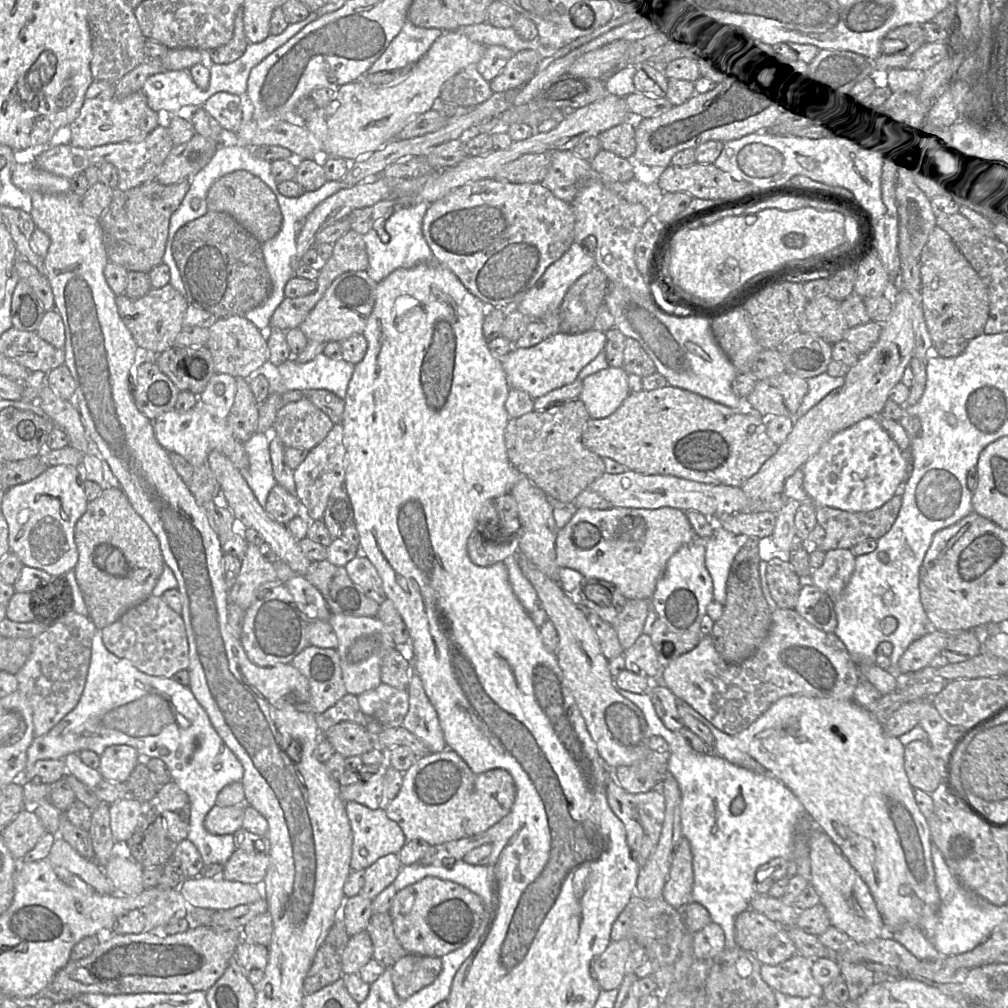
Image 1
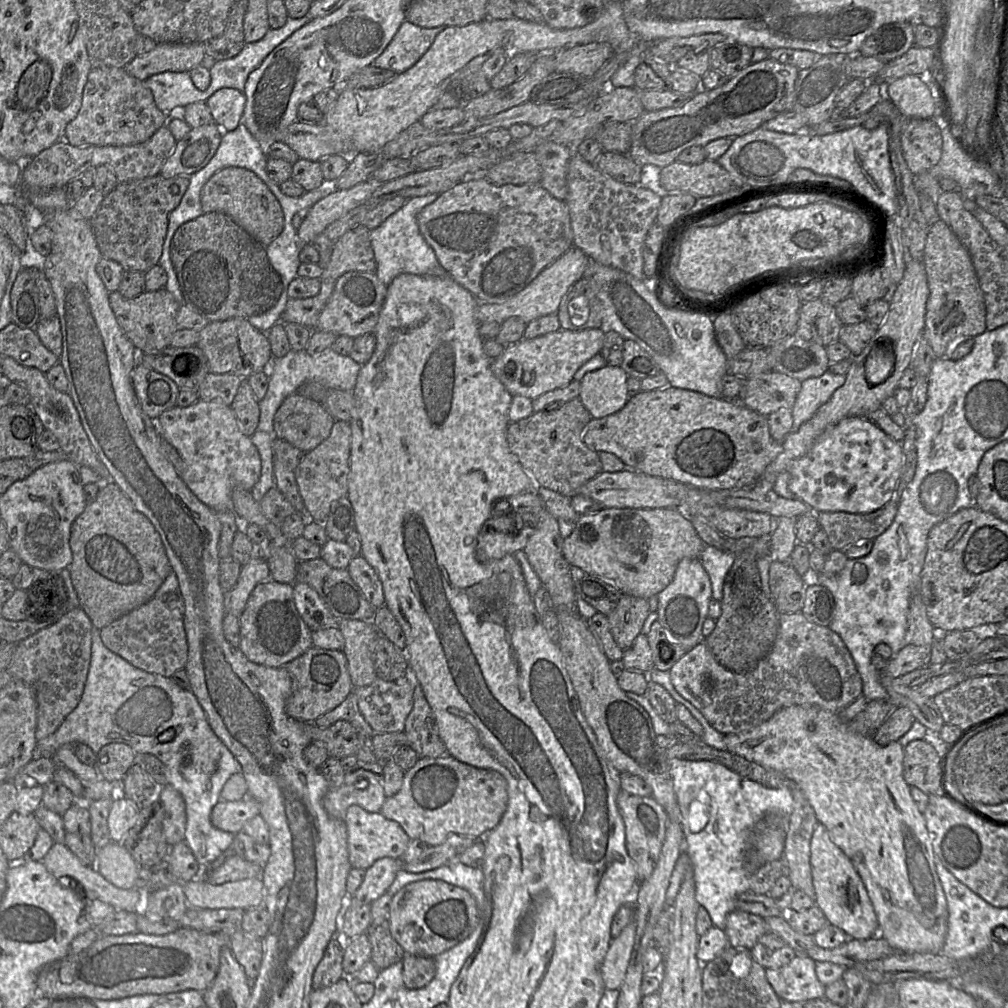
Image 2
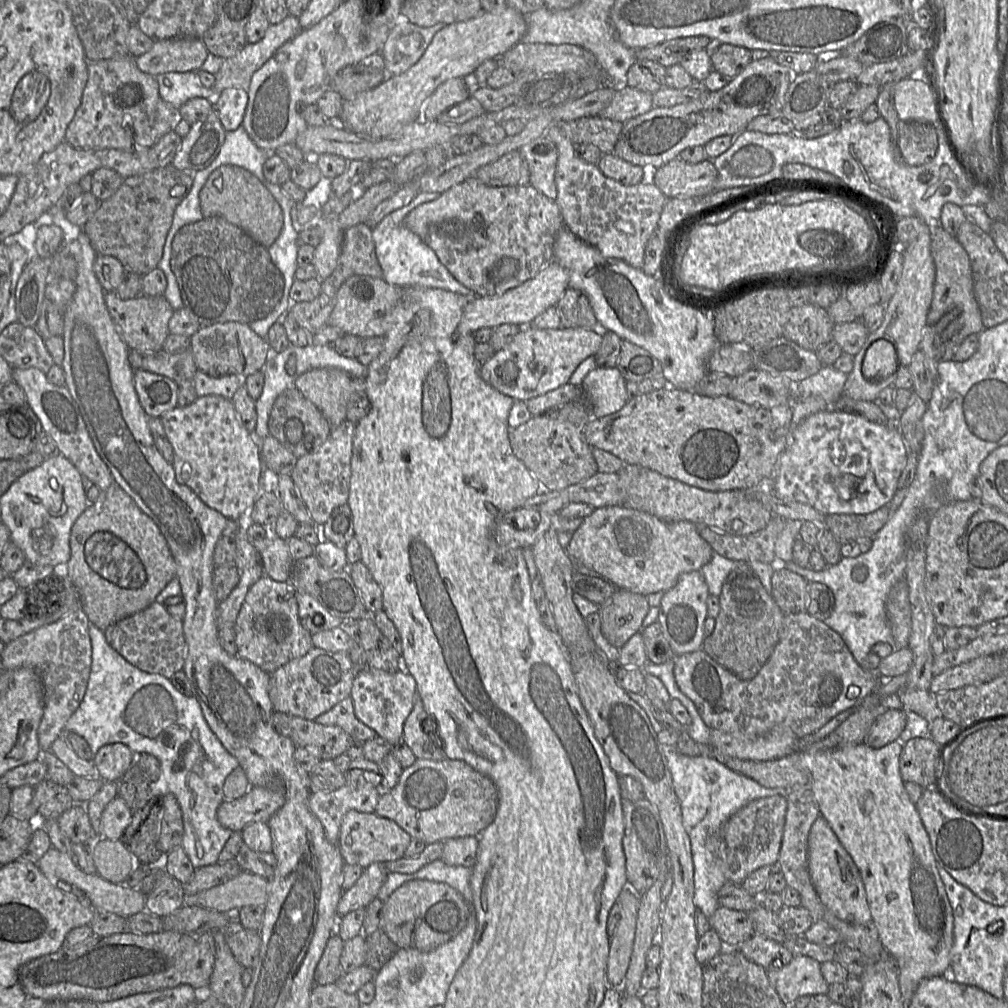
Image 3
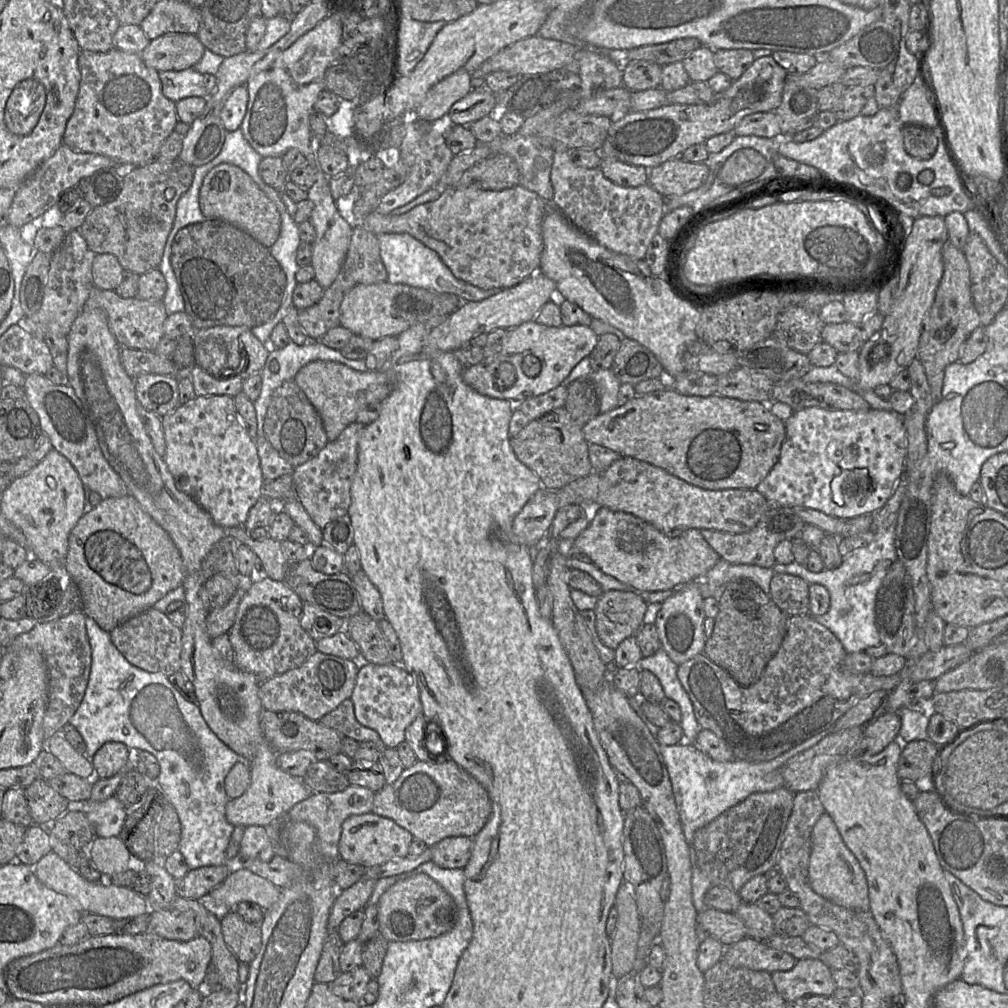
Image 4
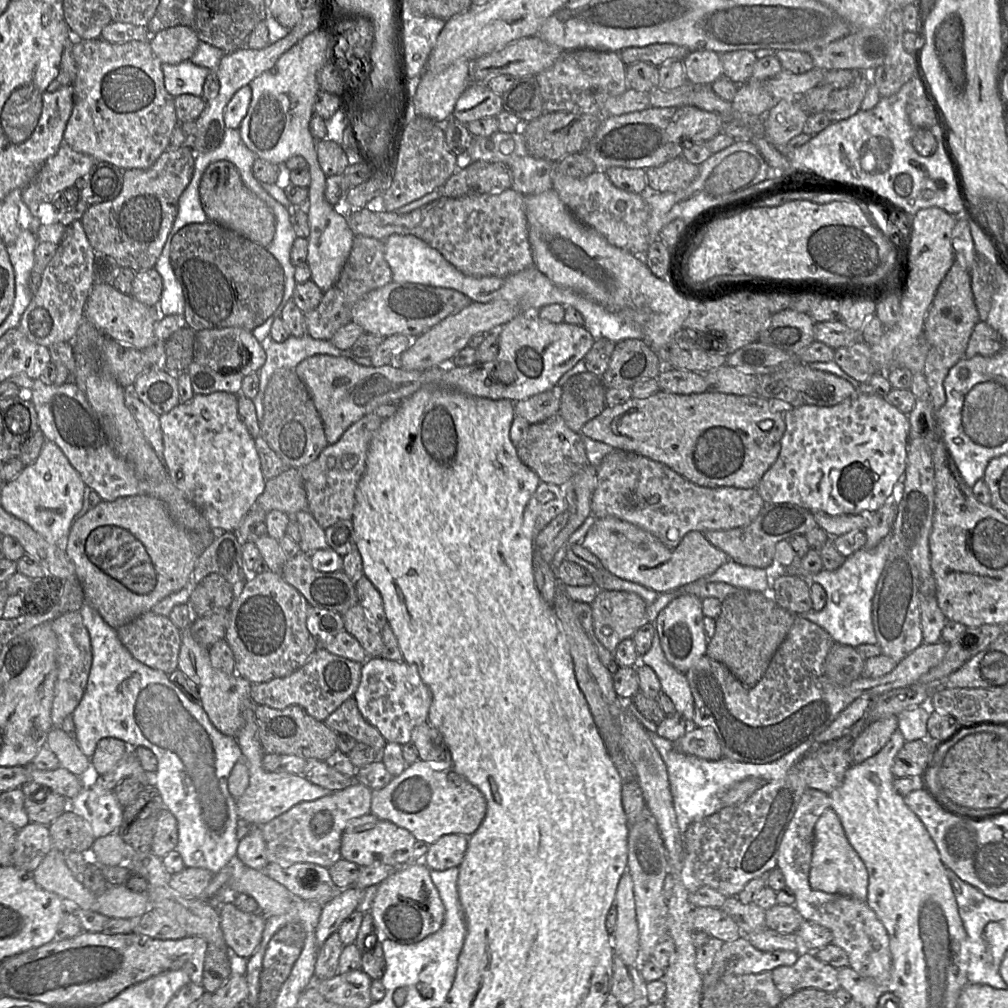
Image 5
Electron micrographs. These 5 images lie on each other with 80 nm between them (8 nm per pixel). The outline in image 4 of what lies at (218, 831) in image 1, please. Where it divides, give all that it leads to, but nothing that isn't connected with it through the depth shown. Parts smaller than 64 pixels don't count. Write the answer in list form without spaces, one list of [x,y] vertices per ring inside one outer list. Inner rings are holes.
[[[263,741],[250,763],[251,781],[244,794],[228,801],[225,808],[227,821],[234,827],[251,825],[267,827],[280,819],[293,806],[309,798],[312,791],[303,780],[291,776],[280,769],[276,763],[277,752]]]

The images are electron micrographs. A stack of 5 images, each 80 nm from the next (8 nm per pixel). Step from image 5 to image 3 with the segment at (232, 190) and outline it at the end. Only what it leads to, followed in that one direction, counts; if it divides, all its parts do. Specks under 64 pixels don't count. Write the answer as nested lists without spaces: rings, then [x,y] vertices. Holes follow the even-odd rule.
[[[222,165],[211,173],[200,190],[200,208],[204,217],[225,218],[267,249],[284,226],[282,209],[270,191],[253,173],[236,165]]]

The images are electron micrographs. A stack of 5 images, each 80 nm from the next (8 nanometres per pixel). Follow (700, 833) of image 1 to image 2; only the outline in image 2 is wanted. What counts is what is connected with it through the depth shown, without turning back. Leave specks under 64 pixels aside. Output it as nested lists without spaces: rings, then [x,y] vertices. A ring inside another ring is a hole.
[[[673,758],[668,761],[670,776],[673,782],[674,792],[678,801],[678,805],[680,808],[681,814],[681,827],[684,834],[684,846],[685,851],[687,852],[691,864],[693,867],[693,878],[695,882],[695,899],[698,904],[704,907],[712,921],[713,926],[720,928],[724,931],[725,924],[726,924],[726,916],[732,910],[736,910],[734,908],[735,898],[749,890],[749,880],[751,874],[745,868],[745,851],[747,848],[747,841],[750,837],[750,834],[755,830],[758,824],[761,824],[766,818],[787,818],[787,827],[788,827],[788,819],[793,811],[793,796],[791,790],[787,787],[780,787],[780,788],[768,788],[760,783],[746,779],[739,774],[735,773],[734,771],[730,770],[723,764],[718,762],[710,761],[710,760],[687,760],[681,758]]]

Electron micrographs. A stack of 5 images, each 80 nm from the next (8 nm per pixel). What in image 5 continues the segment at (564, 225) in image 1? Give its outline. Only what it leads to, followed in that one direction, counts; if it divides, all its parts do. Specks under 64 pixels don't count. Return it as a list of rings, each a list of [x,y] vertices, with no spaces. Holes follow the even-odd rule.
[[[511,188],[498,194],[482,194],[459,198],[440,196],[435,201],[406,214],[400,214],[396,211],[388,212],[380,207],[367,206],[362,209],[354,209],[346,216],[346,221],[355,236],[385,240],[392,234],[413,235],[438,250],[457,270],[472,277],[506,277],[534,265],[528,238],[525,196]]]

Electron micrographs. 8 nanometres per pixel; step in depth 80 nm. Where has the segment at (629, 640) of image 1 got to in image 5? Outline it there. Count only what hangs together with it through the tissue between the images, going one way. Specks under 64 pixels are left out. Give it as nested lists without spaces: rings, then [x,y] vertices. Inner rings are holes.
[[[600,590],[590,605],[594,633],[613,654],[620,642],[631,638],[646,622],[648,604],[633,592]]]

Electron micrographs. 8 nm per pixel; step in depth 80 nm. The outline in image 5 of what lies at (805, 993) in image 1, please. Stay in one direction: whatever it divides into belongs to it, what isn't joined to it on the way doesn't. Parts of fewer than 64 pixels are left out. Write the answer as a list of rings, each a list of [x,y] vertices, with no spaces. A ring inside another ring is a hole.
[[[815,953],[798,954],[799,957],[792,966],[781,966],[771,971],[773,983],[783,998],[808,988],[828,993],[840,989],[837,969],[819,961]]]

